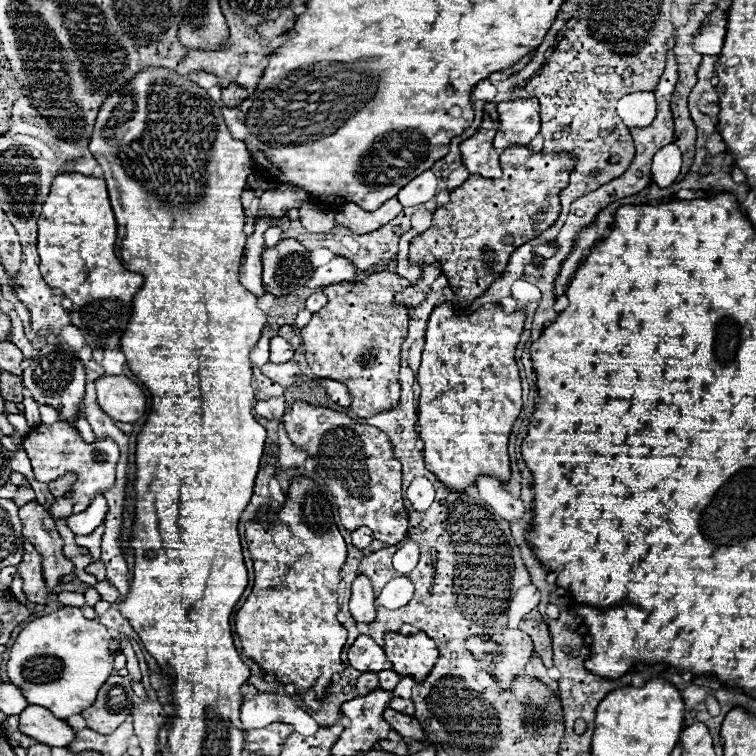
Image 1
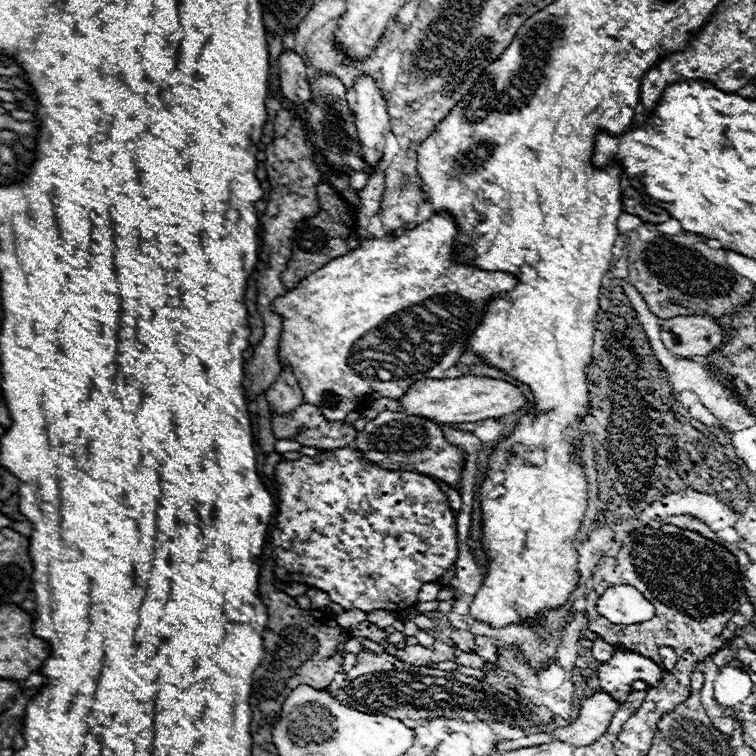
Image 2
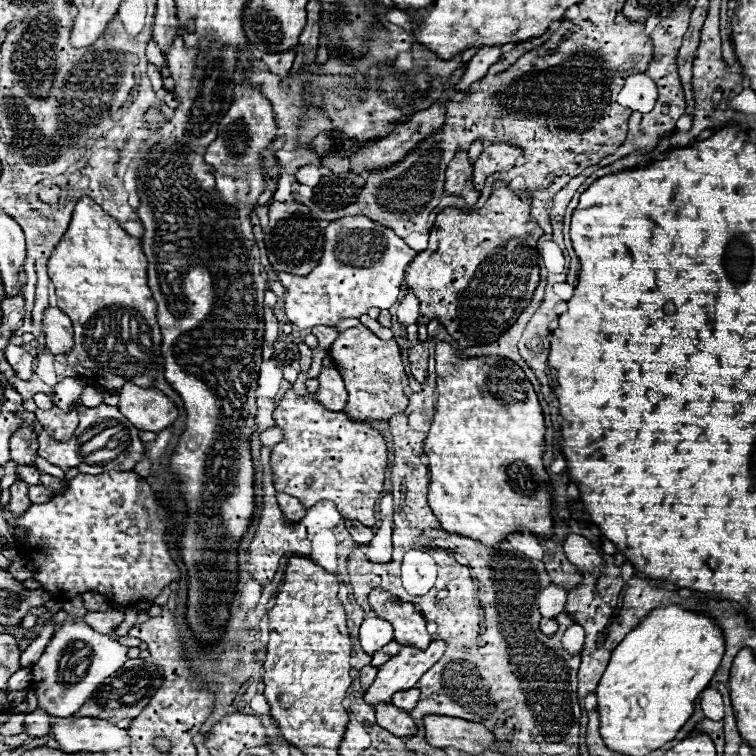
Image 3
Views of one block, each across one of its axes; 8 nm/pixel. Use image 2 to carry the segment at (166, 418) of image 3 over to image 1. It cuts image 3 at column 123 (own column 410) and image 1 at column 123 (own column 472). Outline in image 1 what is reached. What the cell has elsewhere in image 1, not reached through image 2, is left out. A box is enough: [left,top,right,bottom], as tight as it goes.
[96,376,146,422]

